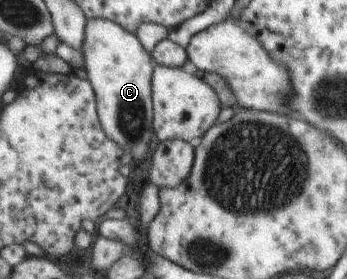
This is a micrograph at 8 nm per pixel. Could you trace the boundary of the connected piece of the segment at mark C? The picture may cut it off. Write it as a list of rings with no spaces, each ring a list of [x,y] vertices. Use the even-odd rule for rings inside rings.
[[[89,18],[86,20],[84,40],[80,50],[84,61],[82,69],[85,70],[87,79],[94,89],[98,116],[107,137],[116,141],[124,149],[124,153],[131,153],[136,160],[152,155],[155,137],[152,130],[154,111],[151,80],[155,63],[150,53],[143,48],[133,32],[127,31],[122,25],[114,21],[103,18]]]

